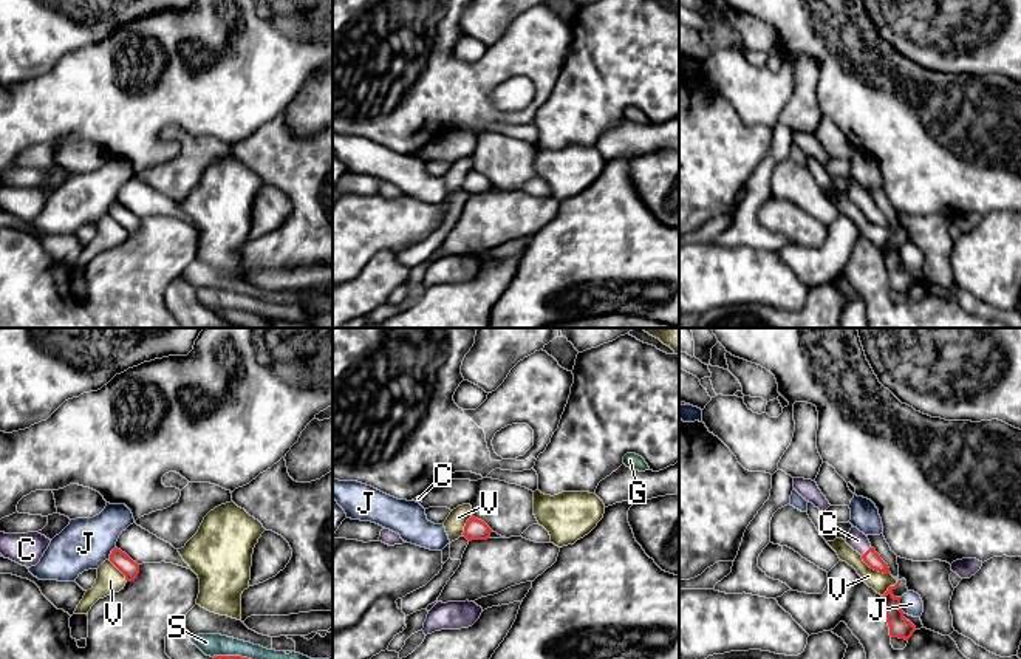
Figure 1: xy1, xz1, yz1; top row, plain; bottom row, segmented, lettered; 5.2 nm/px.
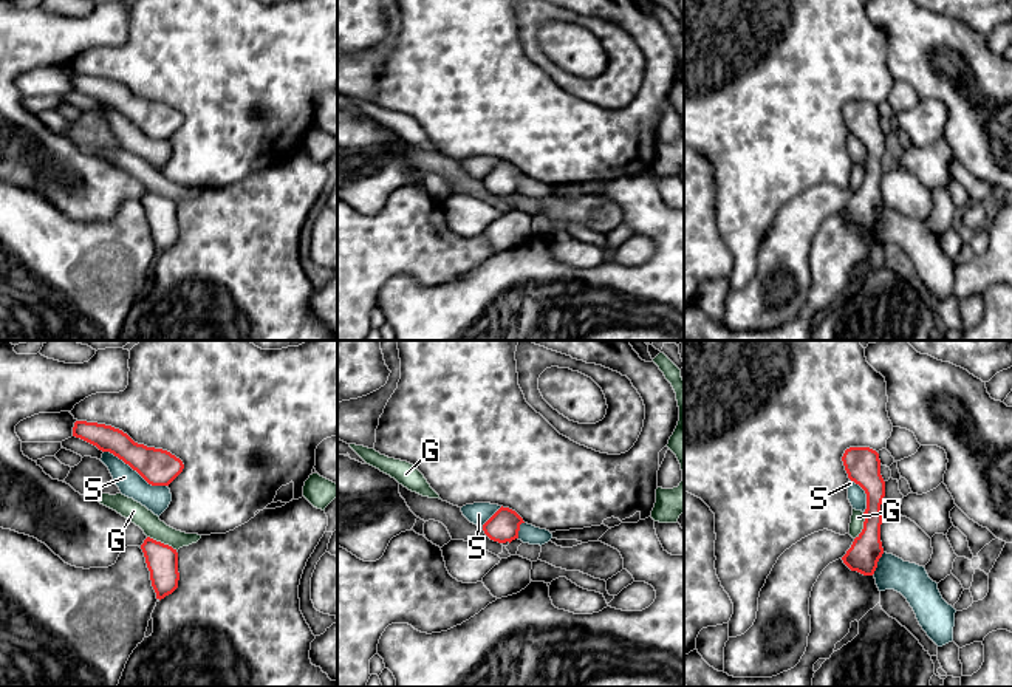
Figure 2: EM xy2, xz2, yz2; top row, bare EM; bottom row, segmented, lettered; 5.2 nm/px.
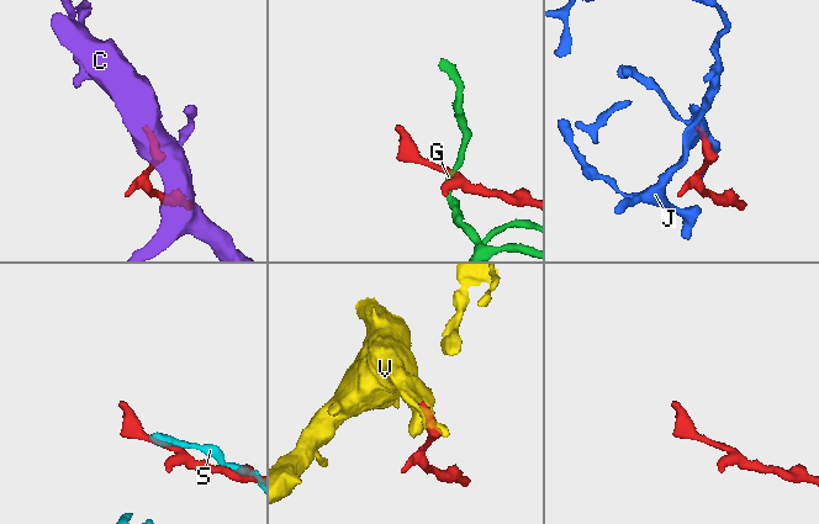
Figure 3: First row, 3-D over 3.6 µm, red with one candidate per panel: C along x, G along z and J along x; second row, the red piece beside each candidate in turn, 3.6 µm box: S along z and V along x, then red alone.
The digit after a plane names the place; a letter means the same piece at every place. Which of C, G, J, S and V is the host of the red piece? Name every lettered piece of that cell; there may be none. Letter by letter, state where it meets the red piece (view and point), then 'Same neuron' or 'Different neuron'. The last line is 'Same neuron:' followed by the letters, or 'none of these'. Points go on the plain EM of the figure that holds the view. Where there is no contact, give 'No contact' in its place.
C: Touches red at yz1 (867, 204). Different neuron
G: Touches red at xy2 (163, 197). Different neuron
J: Touches red at yz1 (898, 259). Different neuron
S: Touches red at xy2 (135, 123). Different neuron
V: Touches red at yz1 (874, 223). Different neuron
Same neuron: none of these

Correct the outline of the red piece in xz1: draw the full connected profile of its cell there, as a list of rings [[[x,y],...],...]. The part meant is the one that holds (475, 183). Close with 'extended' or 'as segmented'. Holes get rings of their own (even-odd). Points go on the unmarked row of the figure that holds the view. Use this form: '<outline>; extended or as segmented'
[[[473,169],[467,173],[464,179],[463,189],[472,193],[487,193],[490,190],[492,183],[481,173],[475,172]]]; as segmented

